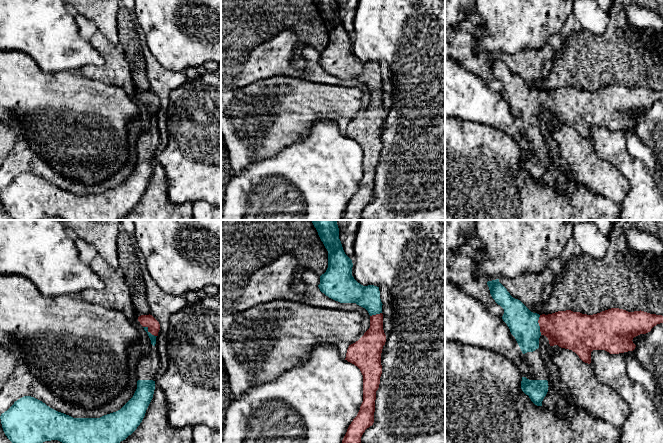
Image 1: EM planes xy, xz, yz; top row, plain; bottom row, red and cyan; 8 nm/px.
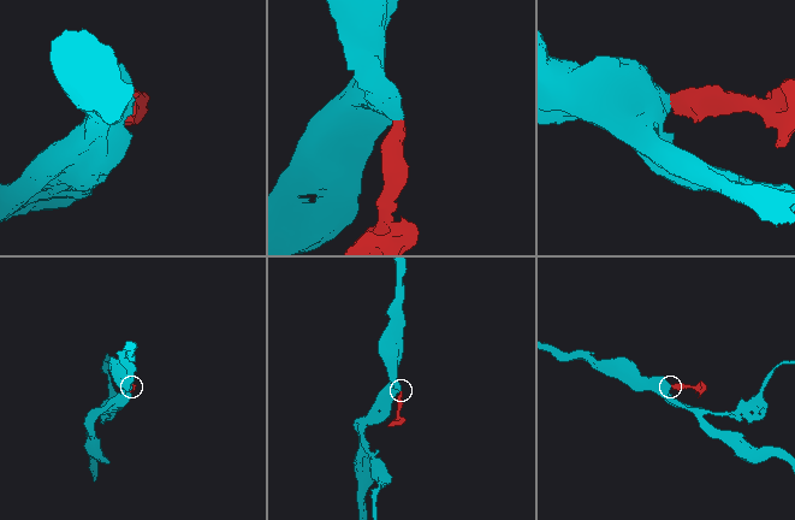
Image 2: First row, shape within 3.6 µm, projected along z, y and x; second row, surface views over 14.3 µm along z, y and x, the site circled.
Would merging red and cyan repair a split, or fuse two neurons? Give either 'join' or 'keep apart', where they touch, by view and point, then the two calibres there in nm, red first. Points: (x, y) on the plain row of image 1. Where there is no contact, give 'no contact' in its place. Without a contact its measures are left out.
join | yz (539, 101) | 300/240 nm

